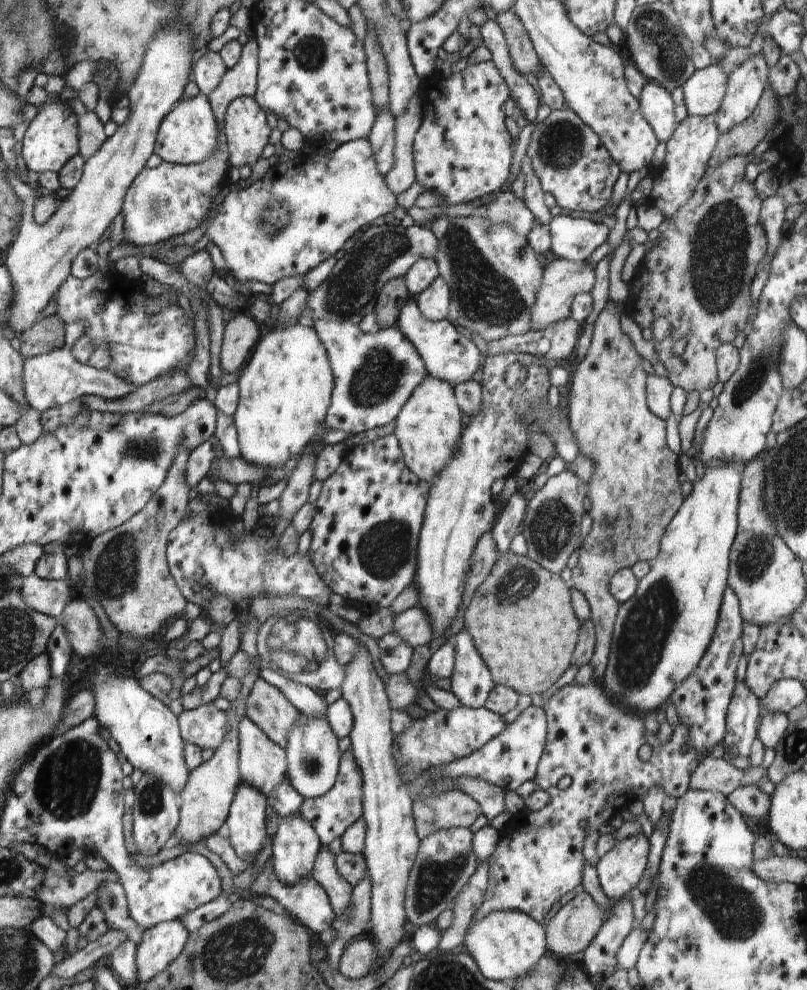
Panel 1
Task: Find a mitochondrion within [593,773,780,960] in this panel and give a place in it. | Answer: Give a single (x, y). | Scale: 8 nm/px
(735, 913)

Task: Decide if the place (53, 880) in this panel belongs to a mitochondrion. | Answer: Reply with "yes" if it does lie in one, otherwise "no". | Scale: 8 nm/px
no

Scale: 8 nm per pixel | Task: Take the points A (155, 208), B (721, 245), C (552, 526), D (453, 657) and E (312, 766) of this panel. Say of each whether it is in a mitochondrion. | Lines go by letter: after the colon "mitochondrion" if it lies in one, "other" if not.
A: mitochondrion
B: mitochondrion
C: mitochondrion
D: other
E: mitochondrion

